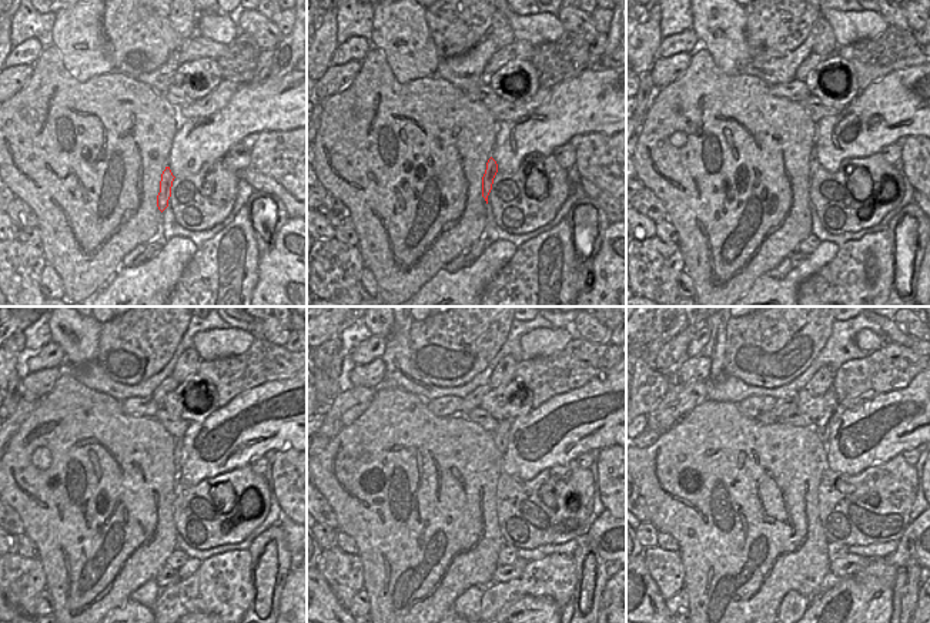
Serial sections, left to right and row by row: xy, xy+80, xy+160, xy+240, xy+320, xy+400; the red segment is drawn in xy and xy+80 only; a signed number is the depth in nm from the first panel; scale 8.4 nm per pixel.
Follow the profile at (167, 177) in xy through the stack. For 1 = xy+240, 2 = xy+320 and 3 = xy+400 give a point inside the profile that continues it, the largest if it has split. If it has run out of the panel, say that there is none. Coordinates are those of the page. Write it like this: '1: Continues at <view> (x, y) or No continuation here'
1: Continues at xy+240 (179, 446)
2: Continues at xy+320 (501, 435)
3: Continues at xy+400 (823, 424).

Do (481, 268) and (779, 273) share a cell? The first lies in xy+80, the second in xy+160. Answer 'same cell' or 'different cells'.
different cells

